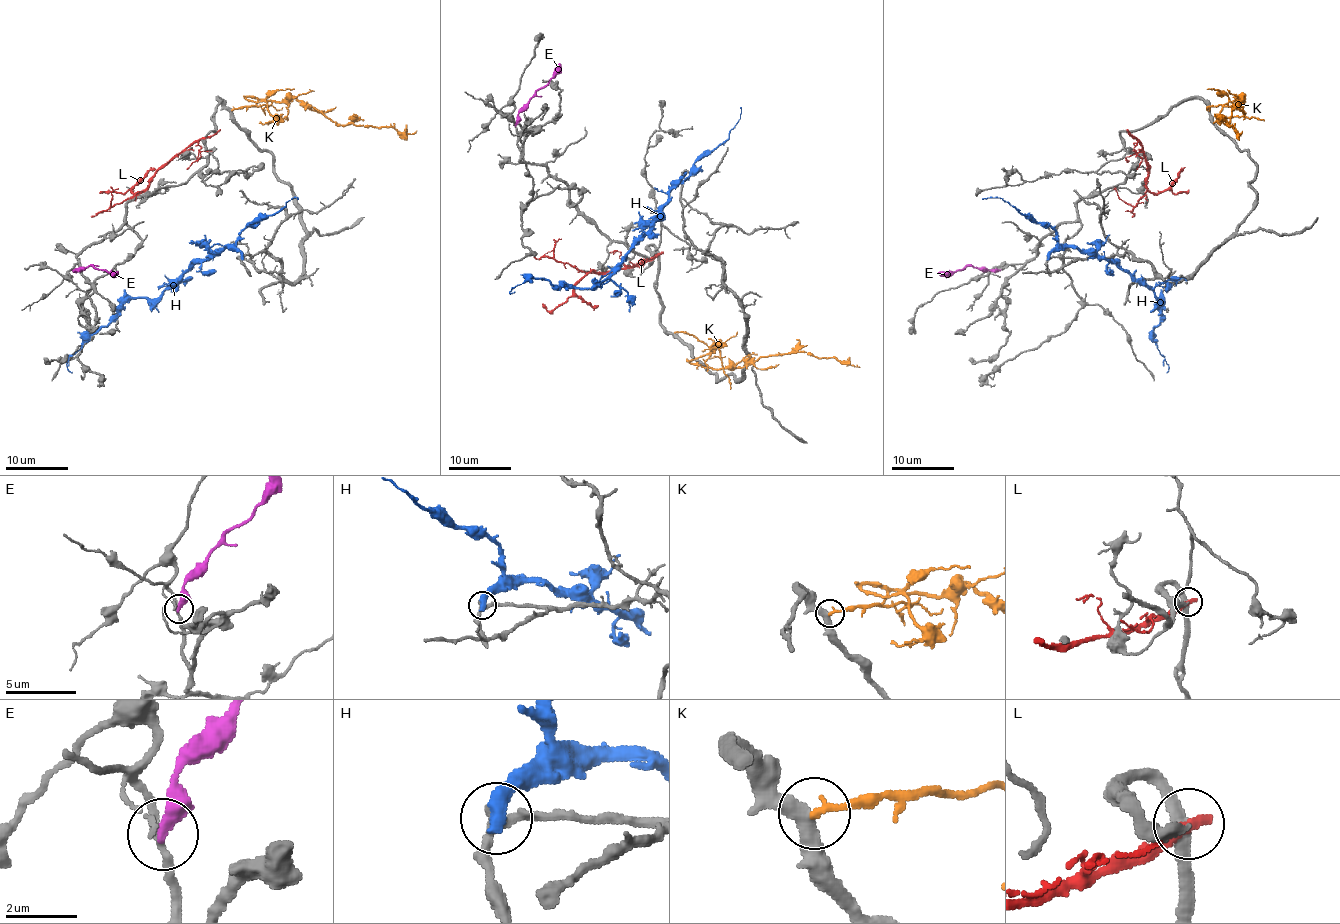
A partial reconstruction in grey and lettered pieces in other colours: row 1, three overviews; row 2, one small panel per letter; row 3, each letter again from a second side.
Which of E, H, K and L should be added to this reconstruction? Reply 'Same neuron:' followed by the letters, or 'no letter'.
Same neuron: no letter

